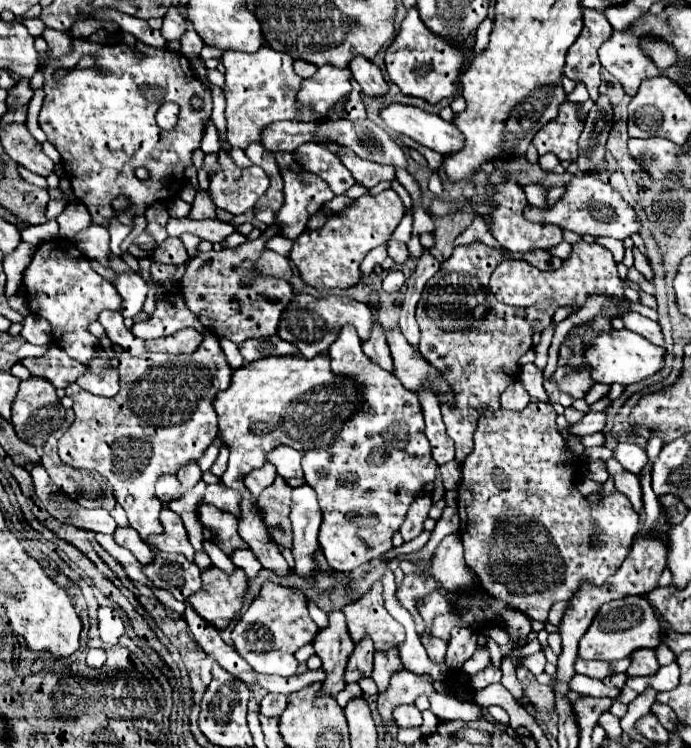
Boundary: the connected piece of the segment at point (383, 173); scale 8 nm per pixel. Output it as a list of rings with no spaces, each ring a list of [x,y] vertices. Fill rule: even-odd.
[[[340,146],[338,158],[352,172],[356,182],[366,186],[366,188],[372,188],[382,180],[396,180],[396,168],[394,166],[382,166],[382,164],[374,164],[374,162],[362,160],[346,146]]]

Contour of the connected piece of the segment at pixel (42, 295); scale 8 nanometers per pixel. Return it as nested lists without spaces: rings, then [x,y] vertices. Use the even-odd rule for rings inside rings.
[[[52,240],[38,246],[22,282],[26,288],[30,312],[46,318],[52,324],[52,336],[56,344],[66,350],[68,356],[86,366],[86,372],[76,380],[76,384],[98,396],[114,396],[118,392],[118,372],[108,368],[106,374],[94,374],[88,368],[94,348],[100,346],[100,340],[88,330],[90,322],[94,322],[102,310],[120,310],[122,304],[114,286],[106,278],[98,276],[90,268],[90,260],[84,258],[84,254],[80,254],[80,250],[76,250],[76,246],[66,240]]]

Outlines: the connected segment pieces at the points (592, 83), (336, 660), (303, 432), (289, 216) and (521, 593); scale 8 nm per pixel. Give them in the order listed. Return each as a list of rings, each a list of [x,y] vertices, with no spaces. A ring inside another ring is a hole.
[[[584,10],[584,30],[580,38],[570,46],[566,54],[566,68],[564,74],[570,80],[582,82],[592,98],[598,100],[598,86],[600,86],[600,62],[598,62],[598,48],[604,40],[612,34],[612,26],[598,10]]]
[[[340,610],[332,612],[328,620],[330,620],[328,628],[320,630],[314,638],[314,650],[322,660],[322,670],[326,672],[320,694],[336,696],[346,686],[344,670],[354,650],[354,642],[348,636],[348,630],[344,626],[344,614],[340,614]]]
[[[328,356],[306,360],[296,358],[264,358],[234,370],[230,388],[216,394],[212,406],[218,414],[218,438],[230,450],[228,468],[222,474],[222,482],[242,494],[244,518],[238,522],[238,534],[248,544],[252,554],[260,560],[262,568],[276,572],[278,576],[288,576],[290,568],[274,542],[268,542],[268,530],[263,516],[252,508],[251,494],[243,484],[244,476],[264,466],[266,452],[274,450],[278,444],[288,444],[300,452],[332,442],[336,430],[340,430],[346,416],[360,408],[360,392],[348,378],[338,378],[330,372]]]
[[[276,154],[276,162],[278,162],[280,172],[282,172],[282,178],[284,178],[284,204],[276,212],[274,224],[280,228],[280,236],[284,236],[288,240],[296,240],[306,230],[308,218],[314,212],[318,212],[324,206],[324,202],[330,202],[336,194],[330,190],[330,186],[320,176],[314,176],[314,174],[306,172],[296,162],[294,154]]]
[[[572,328],[558,352],[558,368],[552,378],[544,380],[548,402],[528,404],[524,410],[483,410],[474,434],[474,452],[464,460],[464,478],[458,486],[458,516],[460,538],[464,544],[466,564],[478,574],[480,584],[492,596],[516,606],[526,616],[538,622],[546,622],[550,608],[560,600],[570,600],[582,584],[602,586],[608,576],[620,568],[628,556],[632,542],[638,534],[640,516],[632,510],[630,500],[614,490],[604,494],[598,502],[590,502],[576,488],[576,474],[580,470],[580,456],[568,446],[564,436],[556,430],[554,402],[564,408],[574,400],[584,398],[594,378],[590,378],[590,366],[584,362],[586,342]]]

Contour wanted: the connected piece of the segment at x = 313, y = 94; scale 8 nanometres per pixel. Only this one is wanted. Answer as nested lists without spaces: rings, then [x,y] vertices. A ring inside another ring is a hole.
[[[322,66],[312,78],[302,82],[302,90],[298,94],[300,104],[310,104],[314,108],[314,120],[326,120],[330,108],[338,100],[350,94],[352,72],[350,68],[336,68],[336,66]]]

